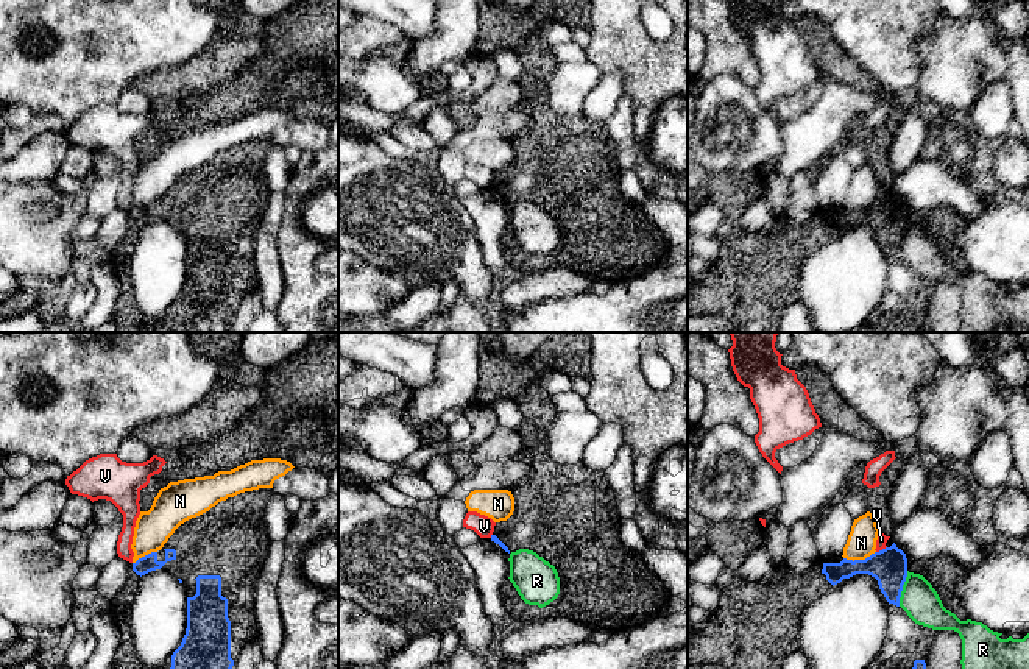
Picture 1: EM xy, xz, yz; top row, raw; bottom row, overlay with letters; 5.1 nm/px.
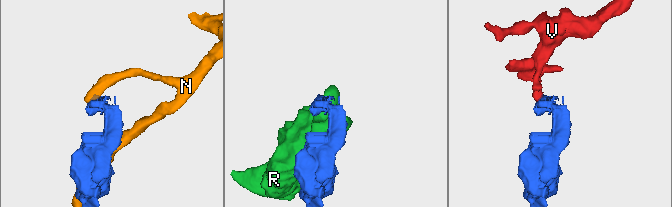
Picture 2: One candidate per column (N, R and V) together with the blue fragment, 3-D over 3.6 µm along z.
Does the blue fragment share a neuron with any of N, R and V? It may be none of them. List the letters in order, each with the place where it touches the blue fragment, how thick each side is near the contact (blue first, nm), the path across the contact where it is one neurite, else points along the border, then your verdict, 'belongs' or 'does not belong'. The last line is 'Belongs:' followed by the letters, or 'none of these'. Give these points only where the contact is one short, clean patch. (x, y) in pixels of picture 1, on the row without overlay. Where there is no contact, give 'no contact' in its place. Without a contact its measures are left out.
N: yz (859, 211) | 190/150 nm | does not belong
R: yz (901, 239) | 190/190 nm | does not belong
V: yz (883, 200) | 190/50 nm | along yz (886, 197), (876, 203) | does not belong
Belongs: none of these

